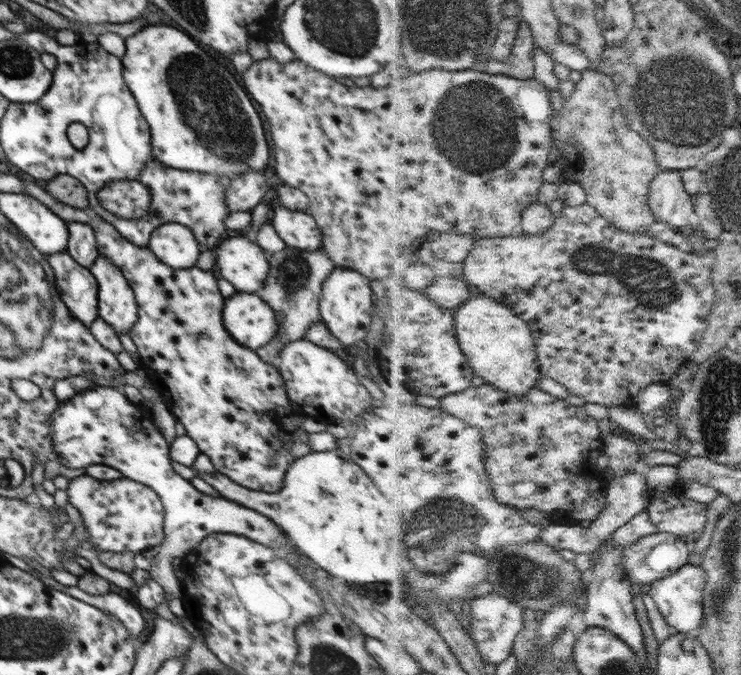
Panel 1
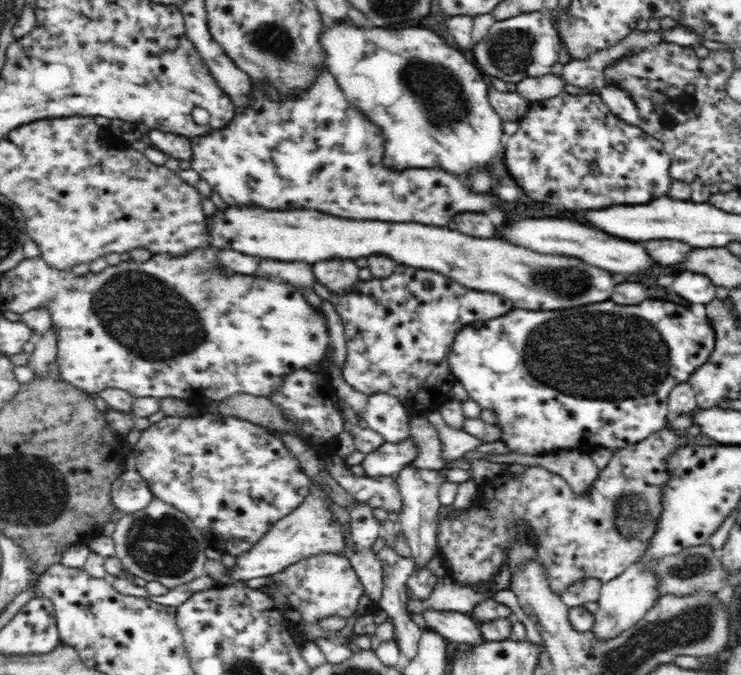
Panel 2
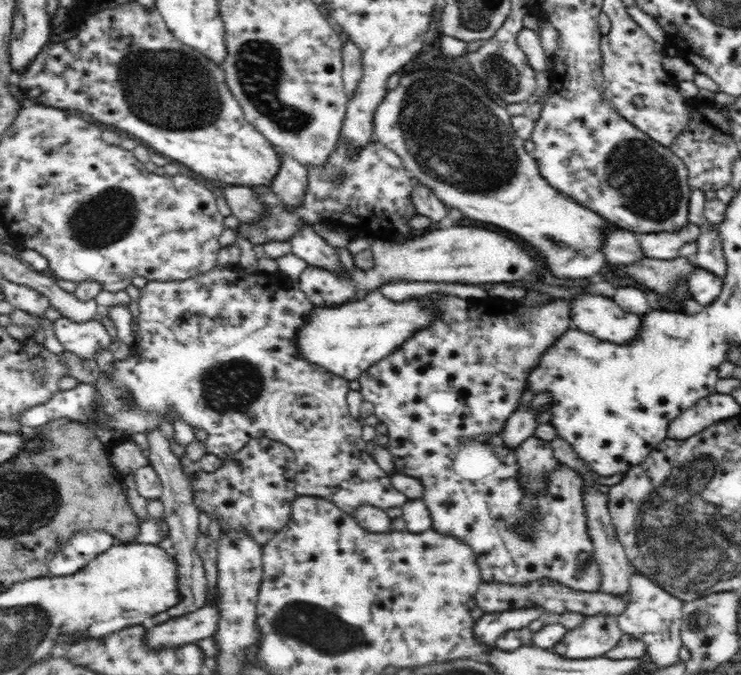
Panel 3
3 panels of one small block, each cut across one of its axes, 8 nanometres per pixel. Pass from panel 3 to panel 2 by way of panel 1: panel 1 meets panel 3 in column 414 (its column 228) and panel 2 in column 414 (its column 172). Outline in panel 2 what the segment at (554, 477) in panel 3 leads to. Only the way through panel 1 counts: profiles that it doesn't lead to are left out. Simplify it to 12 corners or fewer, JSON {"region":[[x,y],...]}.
{"region":[[399,263],[329,301],[345,381],[409,414],[456,386],[454,336],[514,309]]}

